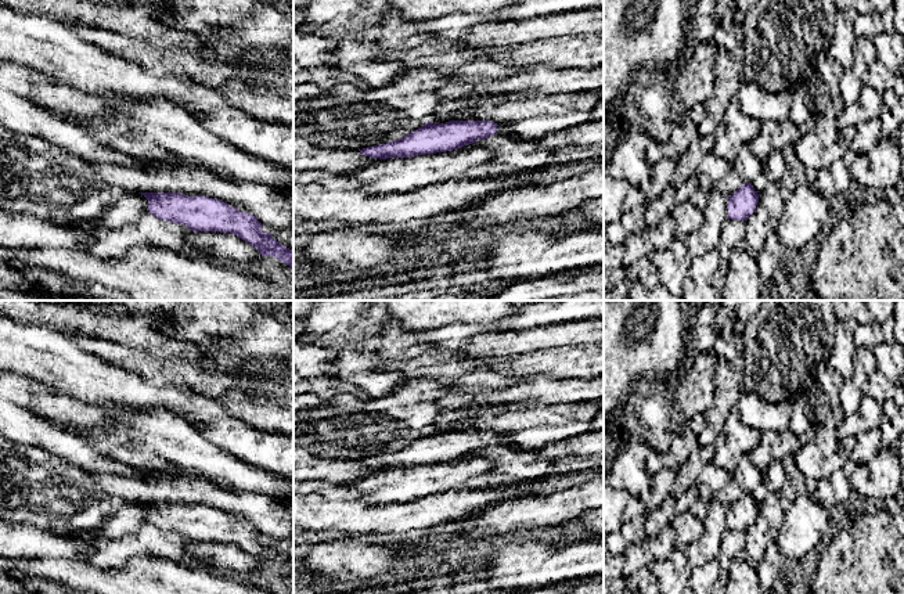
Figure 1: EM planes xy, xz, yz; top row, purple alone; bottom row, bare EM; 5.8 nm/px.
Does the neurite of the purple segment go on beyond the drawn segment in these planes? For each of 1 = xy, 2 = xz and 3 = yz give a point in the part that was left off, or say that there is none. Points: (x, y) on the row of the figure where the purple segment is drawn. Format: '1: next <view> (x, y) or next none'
1: next none
2: next none
3: next none

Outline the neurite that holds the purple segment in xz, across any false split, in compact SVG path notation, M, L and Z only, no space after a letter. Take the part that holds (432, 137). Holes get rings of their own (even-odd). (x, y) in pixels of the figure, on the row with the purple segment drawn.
M450 120L446 123L426 122L410 134L386 144L359 150L370 158L411 158L462 148L497 132L490 120Z

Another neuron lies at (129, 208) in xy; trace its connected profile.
M118 192L112 208L101 217L105 227L137 223L148 210L148 199L140 192Z

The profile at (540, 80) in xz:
M604 65L597 68L545 68L505 72L498 78L478 78L469 82L451 82L439 89L442 100L494 94L498 97L529 97L572 94L604 90Z

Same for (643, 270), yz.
M641 258L627 269L627 278L653 289L660 285L656 269L649 258Z

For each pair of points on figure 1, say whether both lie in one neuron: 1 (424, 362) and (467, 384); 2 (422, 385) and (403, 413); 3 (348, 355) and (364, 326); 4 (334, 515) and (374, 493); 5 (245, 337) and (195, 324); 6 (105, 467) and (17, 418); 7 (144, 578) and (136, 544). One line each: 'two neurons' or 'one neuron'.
1: one neuron
2: one neuron
3: two neurons
4: two neurons
5: two neurons
6: one neuron
7: two neurons

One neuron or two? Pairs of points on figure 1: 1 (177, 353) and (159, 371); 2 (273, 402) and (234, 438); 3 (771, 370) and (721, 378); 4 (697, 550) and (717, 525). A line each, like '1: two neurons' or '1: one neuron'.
1: two neurons
2: two neurons
3: one neuron
4: one neuron

